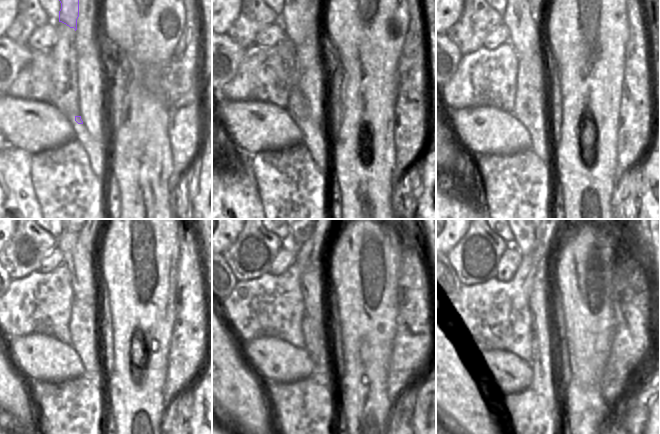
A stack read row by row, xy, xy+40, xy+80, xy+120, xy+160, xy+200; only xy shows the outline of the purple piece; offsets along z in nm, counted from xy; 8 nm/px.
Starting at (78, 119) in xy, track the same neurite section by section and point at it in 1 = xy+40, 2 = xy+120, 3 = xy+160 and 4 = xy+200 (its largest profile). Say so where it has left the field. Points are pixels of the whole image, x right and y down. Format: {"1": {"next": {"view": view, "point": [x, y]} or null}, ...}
{"1": {"next": {"view": "xy+40", "point": [297, 106]}}, "2": {"next": {"view": "xy+120", "point": [84, 324]}}, "3": {"next": {"view": "xy+160", "point": [313, 327]}}, "4": {"next": {"view": "xy+200", "point": [544, 381]}}}

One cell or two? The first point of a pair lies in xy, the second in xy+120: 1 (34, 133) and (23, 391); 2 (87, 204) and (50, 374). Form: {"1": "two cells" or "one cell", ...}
{"1": "two cells", "2": "two cells"}

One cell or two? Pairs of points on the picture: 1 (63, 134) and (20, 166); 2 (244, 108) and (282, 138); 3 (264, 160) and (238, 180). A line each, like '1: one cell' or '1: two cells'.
1: two cells
2: one cell
3: two cells

